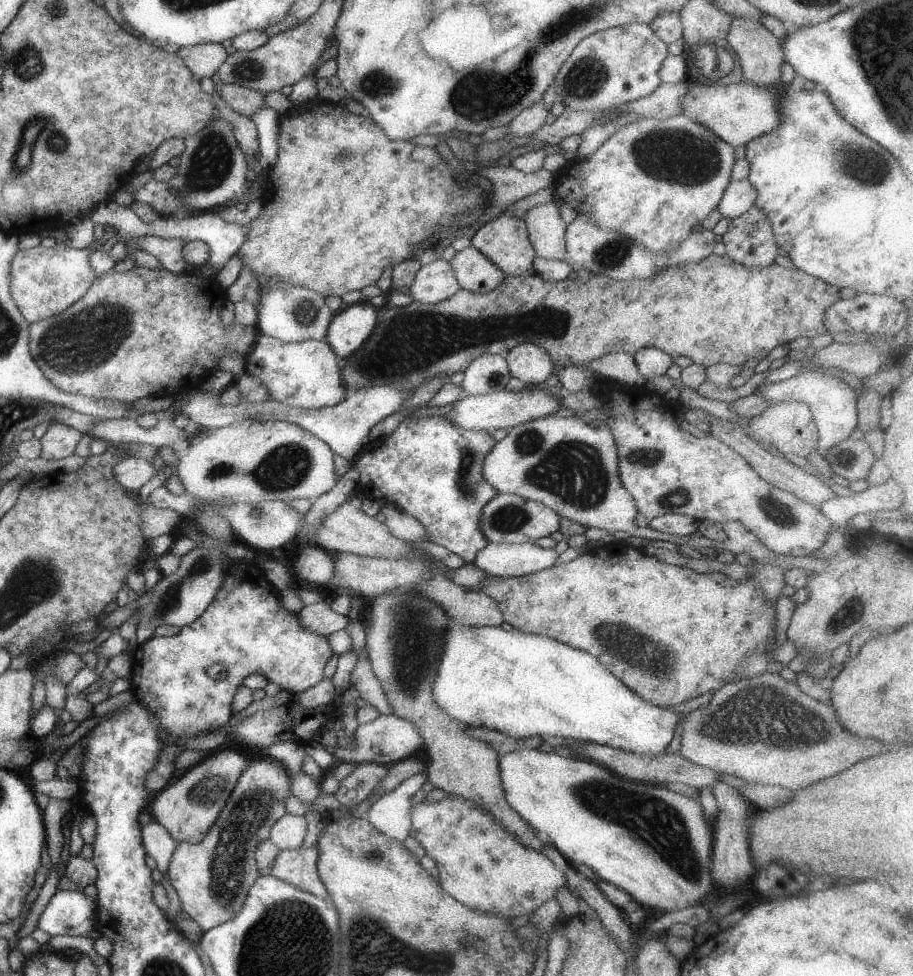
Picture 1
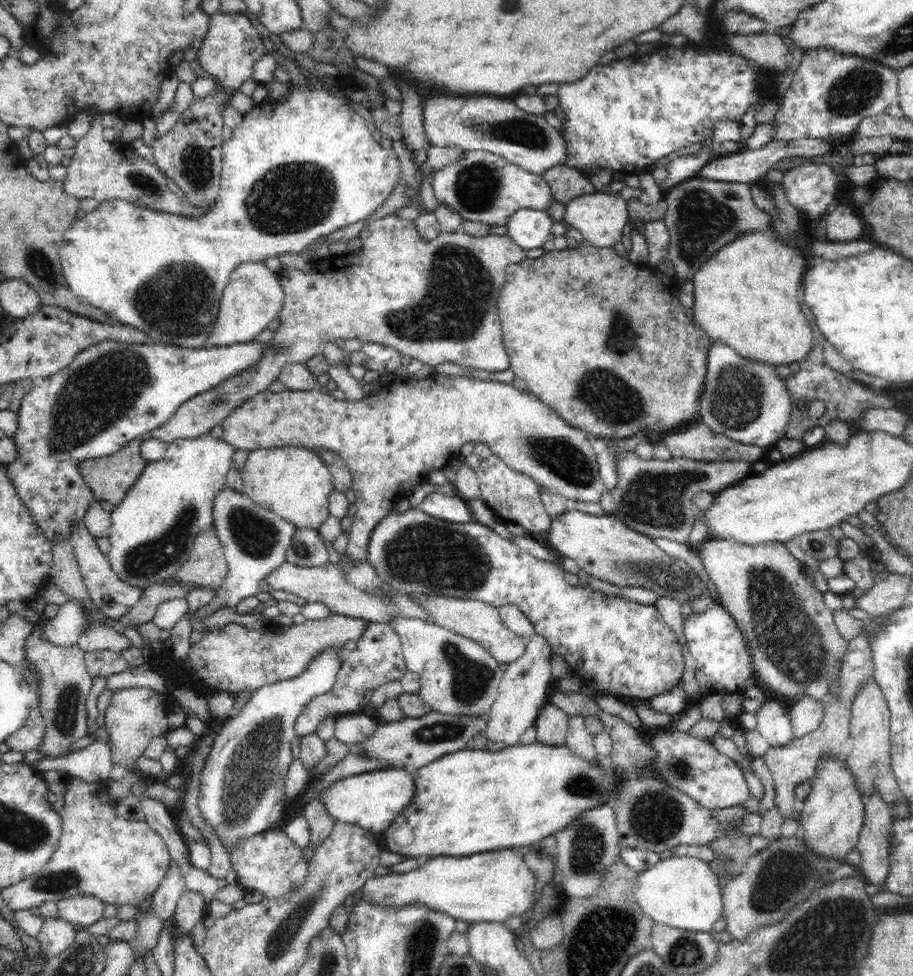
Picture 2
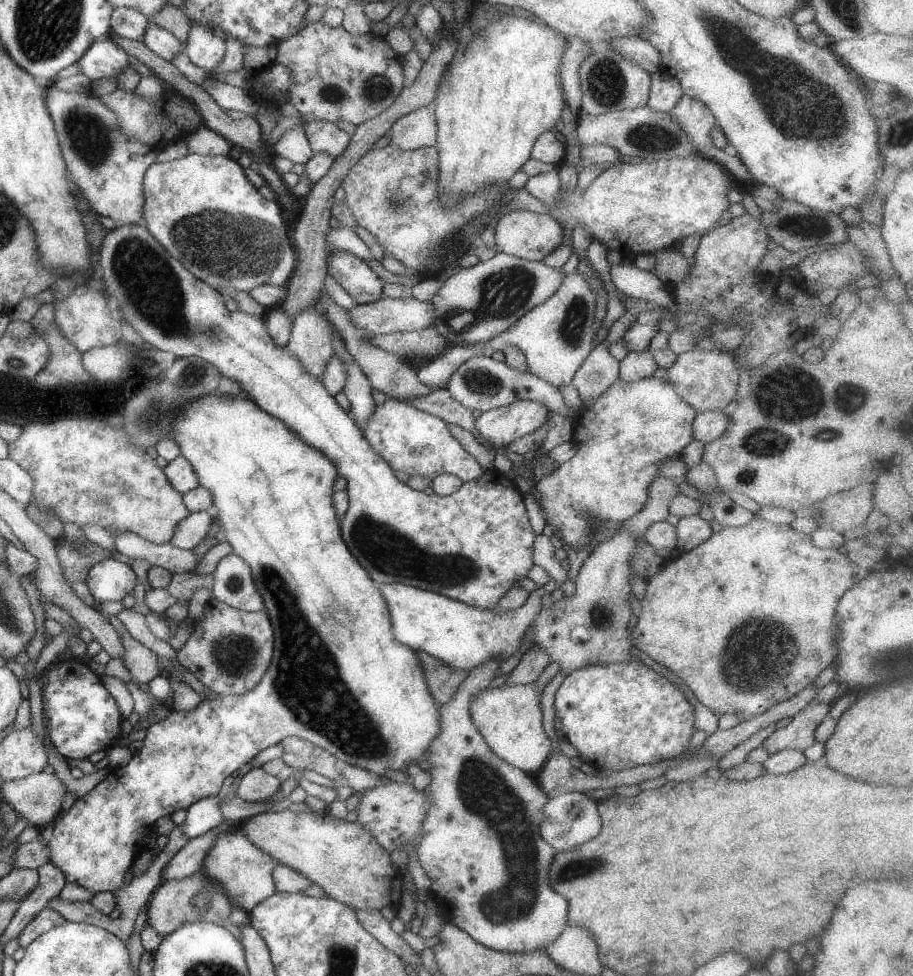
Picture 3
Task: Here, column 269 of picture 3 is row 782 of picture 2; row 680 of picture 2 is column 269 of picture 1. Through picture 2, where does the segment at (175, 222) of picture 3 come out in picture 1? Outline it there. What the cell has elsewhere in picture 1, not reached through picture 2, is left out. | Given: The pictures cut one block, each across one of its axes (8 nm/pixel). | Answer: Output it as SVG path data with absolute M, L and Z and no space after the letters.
M271 279L270 283L262 288L262 295L258 300L256 310L256 326L258 334L267 335L284 343L296 343L302 340L315 339L323 340L329 321L332 319L333 312L325 305L323 297L312 290L299 285L289 285L286 282L280 283L277 279Z

